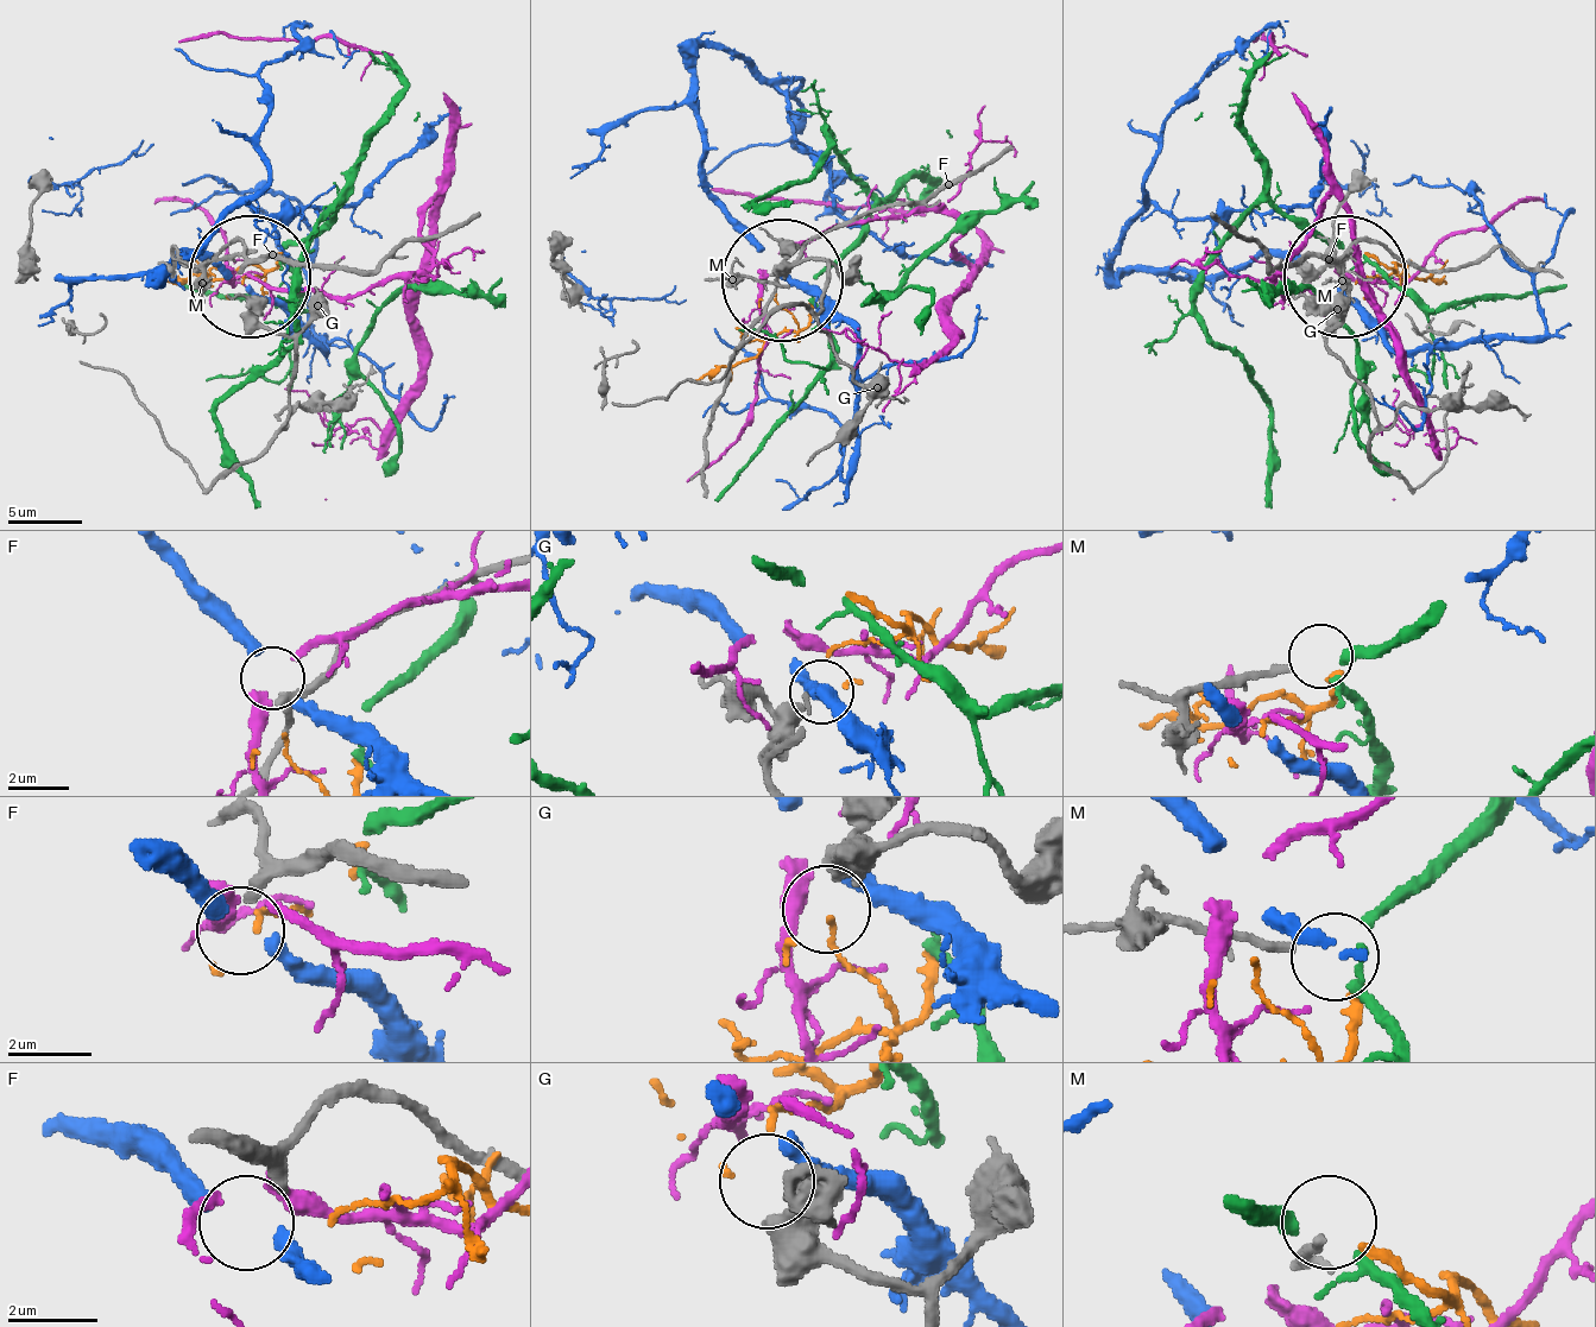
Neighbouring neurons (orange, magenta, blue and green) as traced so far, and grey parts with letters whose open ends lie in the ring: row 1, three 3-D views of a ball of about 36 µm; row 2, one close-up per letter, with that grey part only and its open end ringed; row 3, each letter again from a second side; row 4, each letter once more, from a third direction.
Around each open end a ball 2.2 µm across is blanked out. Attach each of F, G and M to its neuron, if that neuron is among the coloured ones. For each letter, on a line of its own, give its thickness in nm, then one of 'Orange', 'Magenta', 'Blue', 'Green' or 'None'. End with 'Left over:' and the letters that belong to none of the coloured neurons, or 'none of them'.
F: Thickness 240 nm. None
G: Thickness 400 nm. None
M: Thickness 240 nm. Green
Left over: F, G

